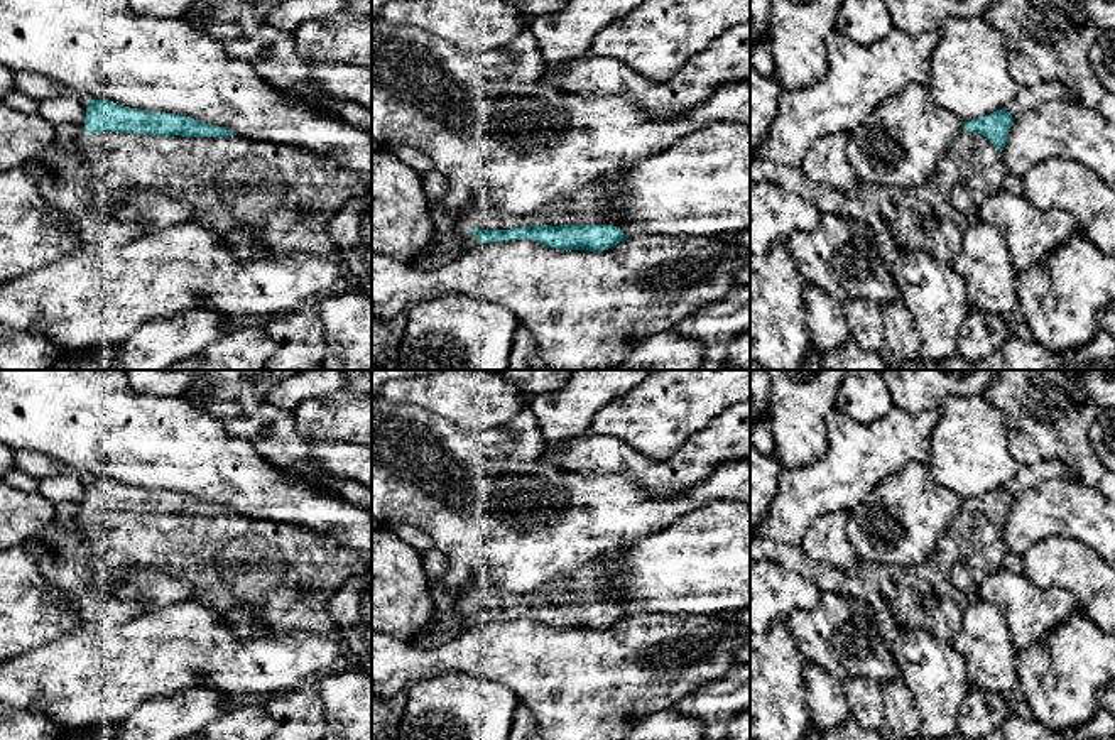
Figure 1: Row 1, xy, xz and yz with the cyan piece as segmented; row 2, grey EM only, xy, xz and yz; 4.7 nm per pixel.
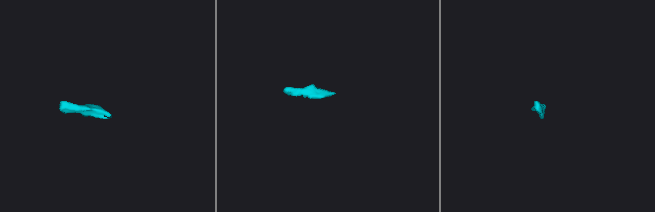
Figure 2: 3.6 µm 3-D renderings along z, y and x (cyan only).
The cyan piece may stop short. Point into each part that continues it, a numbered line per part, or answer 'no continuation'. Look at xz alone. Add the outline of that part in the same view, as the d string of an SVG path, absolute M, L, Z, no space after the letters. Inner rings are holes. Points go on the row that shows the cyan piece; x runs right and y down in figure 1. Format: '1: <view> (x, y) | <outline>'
1: xz (592, 205) | M613 167L601 177L581 188L574 194L563 196L539 208L532 215L519 216L503 209L480 206L473 209L466 220L466 228L476 230L510 230L520 226L541 226L541 225L613 225L618 226L623 221L623 215L613 208L612 193L600 186L601 179L617 181L623 176L627 167Z

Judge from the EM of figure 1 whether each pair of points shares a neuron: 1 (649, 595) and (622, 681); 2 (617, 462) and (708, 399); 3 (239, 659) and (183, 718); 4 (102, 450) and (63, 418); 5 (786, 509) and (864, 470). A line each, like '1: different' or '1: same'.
1: different
2: different
3: different
4: same
5: same

